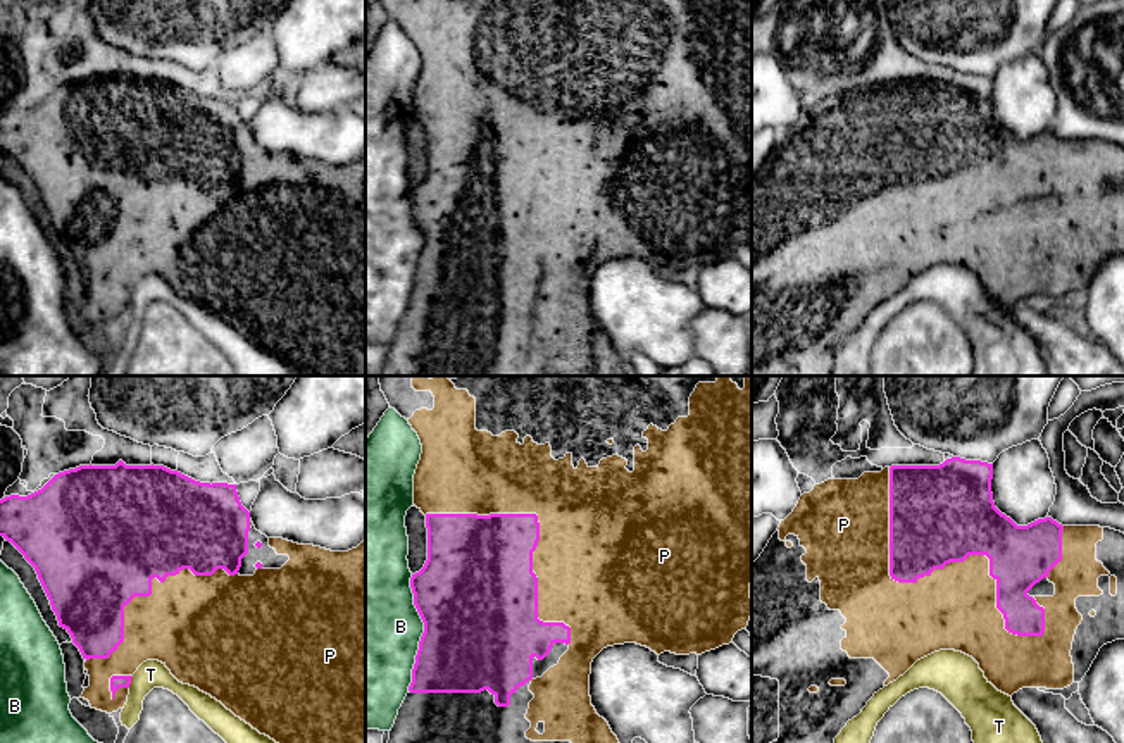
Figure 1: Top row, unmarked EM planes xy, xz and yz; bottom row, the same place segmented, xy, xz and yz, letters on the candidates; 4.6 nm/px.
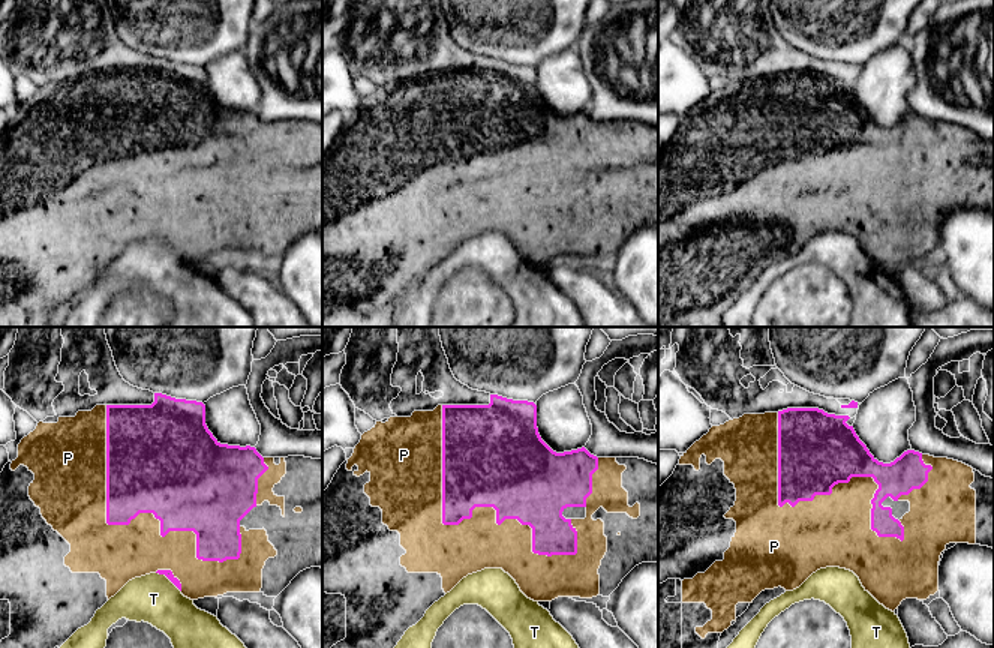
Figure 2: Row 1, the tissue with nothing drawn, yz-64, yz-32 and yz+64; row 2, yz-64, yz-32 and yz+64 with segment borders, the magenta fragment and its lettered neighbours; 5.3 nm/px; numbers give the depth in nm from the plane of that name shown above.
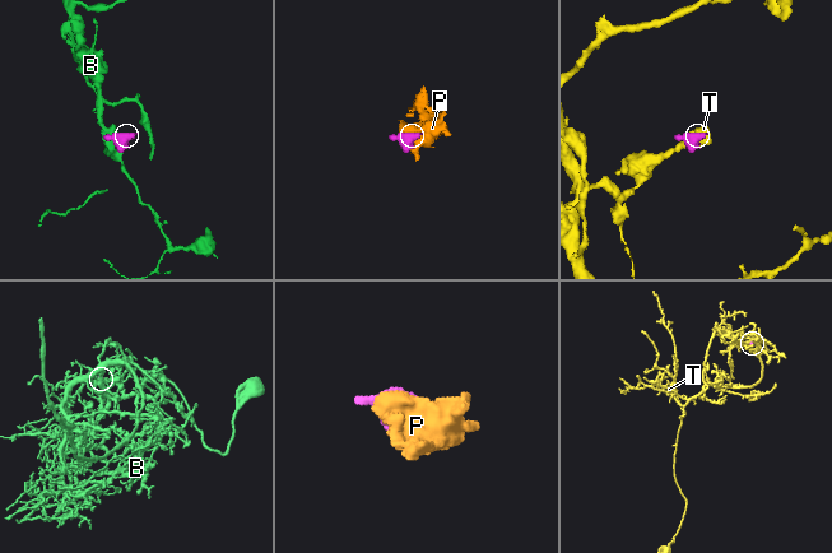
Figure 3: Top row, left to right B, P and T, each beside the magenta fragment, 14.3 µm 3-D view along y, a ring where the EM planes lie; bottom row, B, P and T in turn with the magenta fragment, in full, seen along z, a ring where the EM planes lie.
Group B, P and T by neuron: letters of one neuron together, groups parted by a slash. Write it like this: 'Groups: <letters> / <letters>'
Groups: B / P / T

